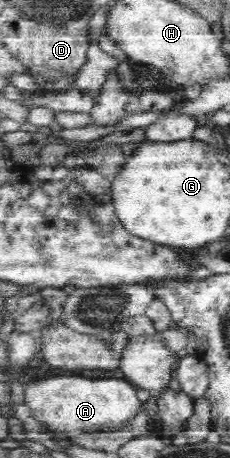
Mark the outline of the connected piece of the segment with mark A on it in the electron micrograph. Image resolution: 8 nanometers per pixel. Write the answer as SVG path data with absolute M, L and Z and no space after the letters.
M56 375L44 377L29 384L23 384L25 398L22 405L34 410L35 419L41 421L52 431L59 434L82 436L84 433L99 432L104 429L116 429L124 420L132 418L142 406L137 398L137 388L122 379L88 379L80 375Z

